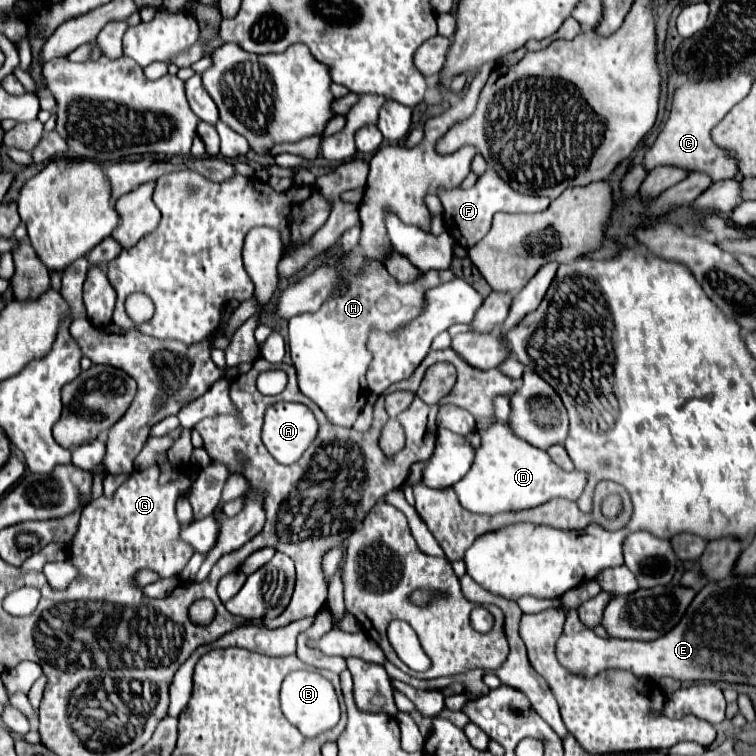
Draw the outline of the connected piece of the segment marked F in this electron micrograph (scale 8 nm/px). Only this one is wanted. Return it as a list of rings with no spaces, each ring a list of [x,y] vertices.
[[[488,168],[478,182],[472,188],[450,188],[444,190],[440,188],[440,192],[436,192],[436,196],[442,202],[442,218],[444,224],[448,228],[448,234],[462,246],[462,248],[470,248],[472,244],[476,244],[478,240],[482,240],[488,230],[490,230],[490,222],[492,216],[496,212],[526,212],[526,214],[534,214],[534,212],[542,212],[548,208],[550,198],[544,196],[532,196],[532,194],[520,194],[514,188],[510,188],[494,168]]]

